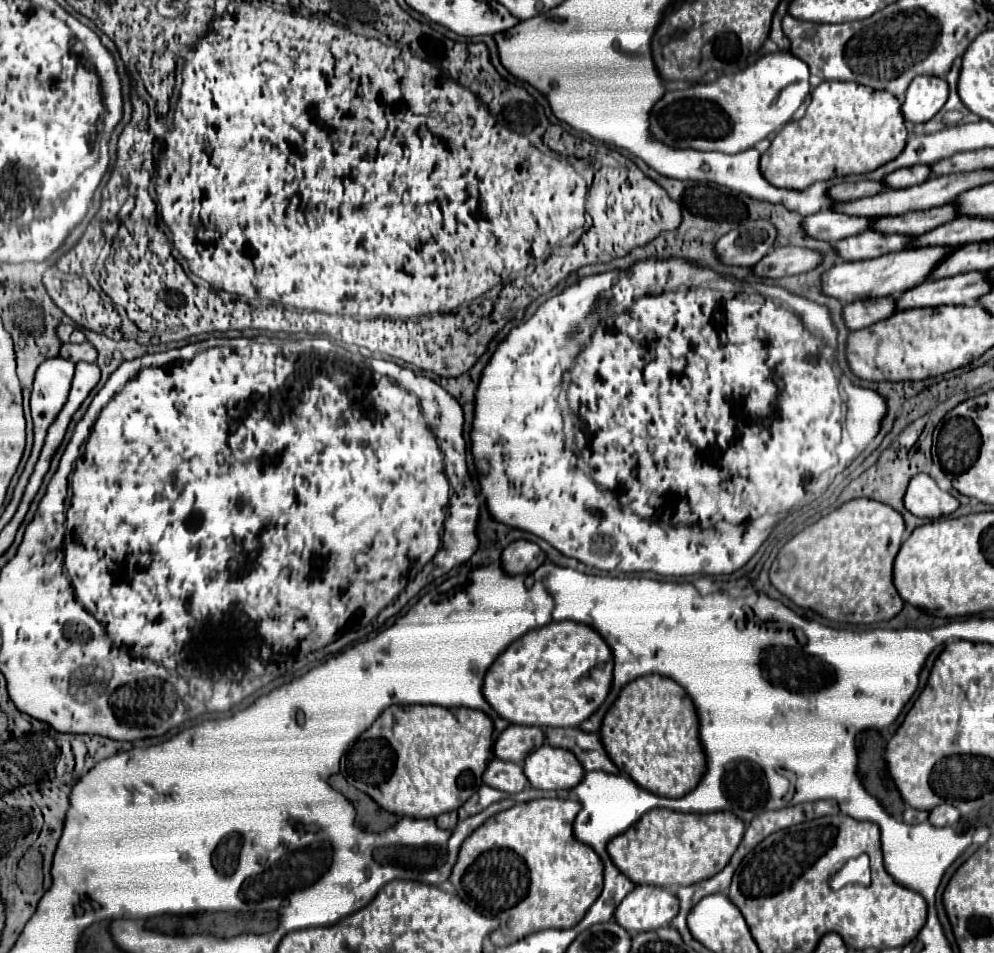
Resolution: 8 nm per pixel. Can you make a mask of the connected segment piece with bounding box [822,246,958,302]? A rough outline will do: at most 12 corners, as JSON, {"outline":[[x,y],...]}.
{"outline":[[958,246],[838,262],[824,290],[842,302],[902,294]]}

